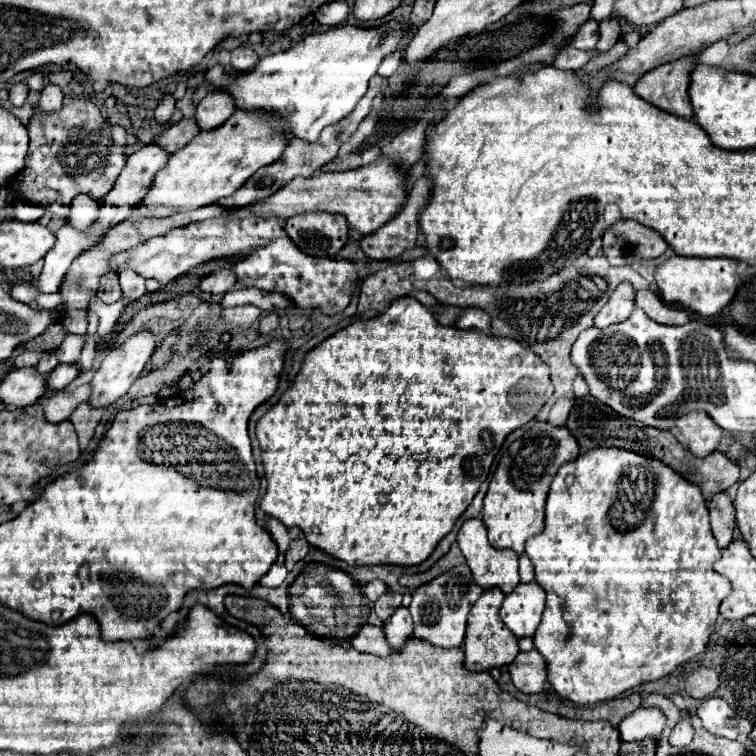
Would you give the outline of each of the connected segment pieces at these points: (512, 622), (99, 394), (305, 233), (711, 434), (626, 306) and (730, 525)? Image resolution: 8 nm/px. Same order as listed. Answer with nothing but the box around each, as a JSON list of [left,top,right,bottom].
[[500,584,546,636],[90,330,156,406],[284,214,348,258],[672,412,722,456],[594,282,636,328],[710,492,736,548]]

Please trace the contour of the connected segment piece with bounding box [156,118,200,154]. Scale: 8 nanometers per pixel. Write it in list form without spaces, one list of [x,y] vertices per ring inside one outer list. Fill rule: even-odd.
[[[182,118],[180,122],[176,122],[176,124],[168,126],[168,130],[164,130],[164,134],[156,140],[156,144],[158,142],[164,144],[164,148],[168,148],[172,154],[172,152],[184,148],[198,132],[200,132],[200,126],[196,124],[194,118]]]

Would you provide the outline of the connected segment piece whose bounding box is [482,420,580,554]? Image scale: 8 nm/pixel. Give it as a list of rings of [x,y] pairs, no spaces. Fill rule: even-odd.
[[[536,420],[534,426],[502,454],[494,478],[488,486],[482,520],[488,528],[488,540],[494,548],[512,548],[524,552],[524,542],[536,536],[544,528],[544,504],[550,482],[564,462],[574,460],[580,454],[578,440],[568,432],[566,426],[554,426],[550,422]]]

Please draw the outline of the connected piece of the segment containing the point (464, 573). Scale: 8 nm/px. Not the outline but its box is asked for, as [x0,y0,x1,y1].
[410,564,484,648]

